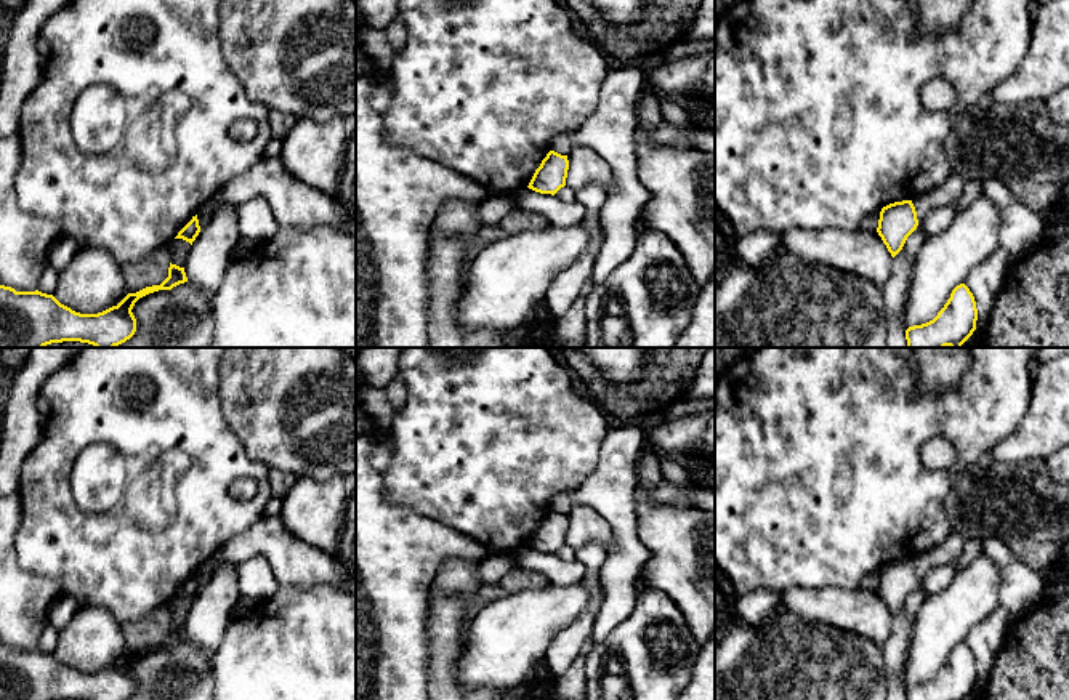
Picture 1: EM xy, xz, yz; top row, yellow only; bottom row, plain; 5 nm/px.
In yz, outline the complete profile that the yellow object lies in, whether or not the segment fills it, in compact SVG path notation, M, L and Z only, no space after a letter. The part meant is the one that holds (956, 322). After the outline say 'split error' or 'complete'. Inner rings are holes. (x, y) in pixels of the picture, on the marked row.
M960 284L933 320L906 330L907 348L962 348L976 330L976 320L974 296Z; complete

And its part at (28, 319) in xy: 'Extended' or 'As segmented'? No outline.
As segmented

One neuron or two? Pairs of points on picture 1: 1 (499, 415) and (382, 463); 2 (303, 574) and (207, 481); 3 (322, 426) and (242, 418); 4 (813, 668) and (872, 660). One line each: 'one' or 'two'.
1: two
2: two
3: one
4: one

